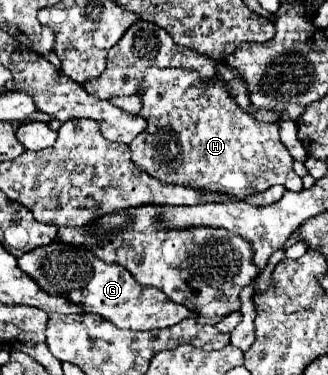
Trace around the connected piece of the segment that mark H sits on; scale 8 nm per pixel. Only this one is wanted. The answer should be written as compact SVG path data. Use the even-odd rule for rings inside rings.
M149 67L145 71L145 81L141 81L139 99L143 105L139 117L145 117L147 129L129 143L129 151L131 161L139 169L145 169L145 173L149 173L151 177L165 181L167 185L227 193L235 199L247 199L277 183L287 187L289 191L303 189L301 177L293 171L295 159L281 143L279 125L265 125L257 121L251 113L241 109L221 79L213 77L213 81L201 81L195 69L185 71Z

